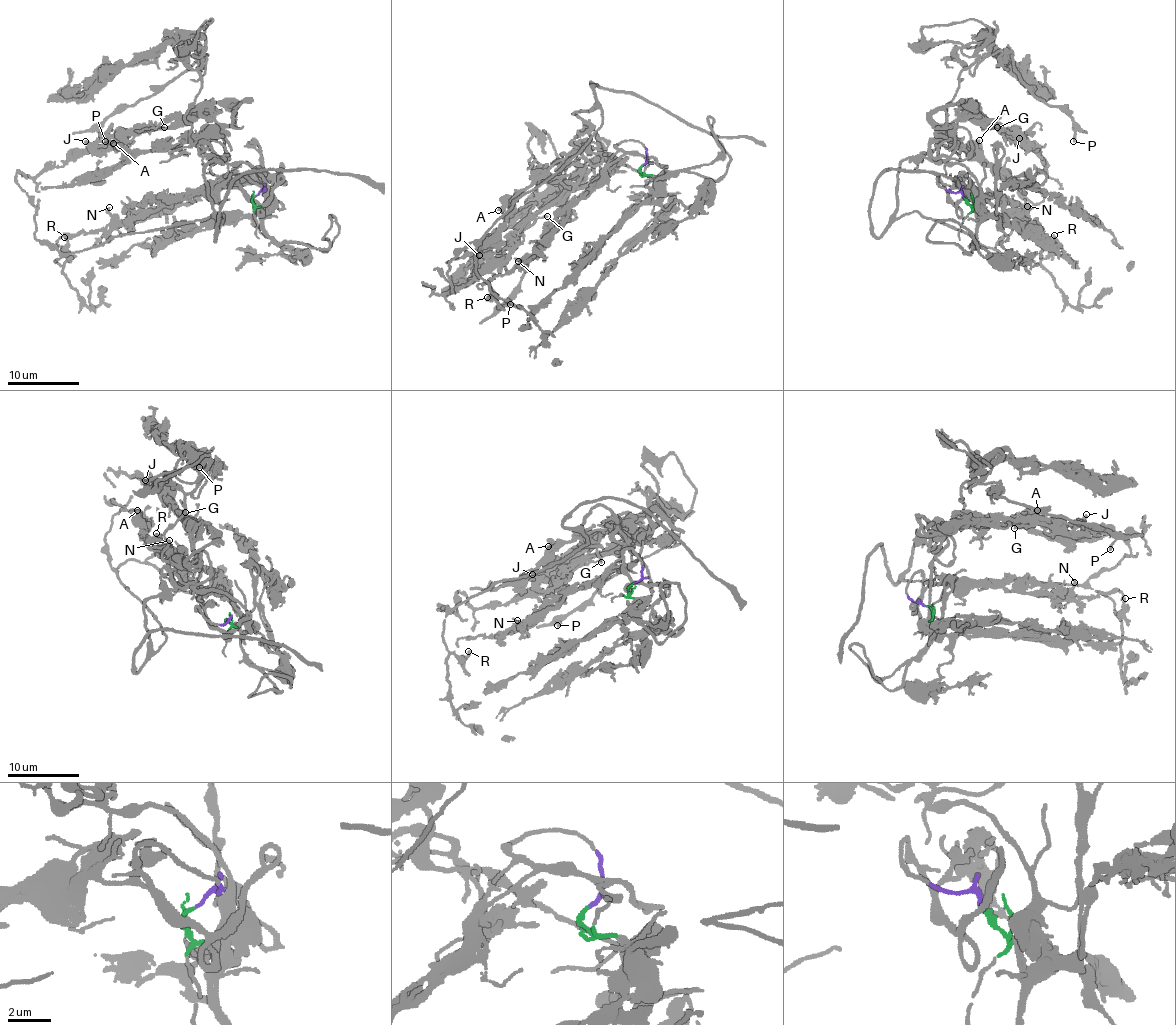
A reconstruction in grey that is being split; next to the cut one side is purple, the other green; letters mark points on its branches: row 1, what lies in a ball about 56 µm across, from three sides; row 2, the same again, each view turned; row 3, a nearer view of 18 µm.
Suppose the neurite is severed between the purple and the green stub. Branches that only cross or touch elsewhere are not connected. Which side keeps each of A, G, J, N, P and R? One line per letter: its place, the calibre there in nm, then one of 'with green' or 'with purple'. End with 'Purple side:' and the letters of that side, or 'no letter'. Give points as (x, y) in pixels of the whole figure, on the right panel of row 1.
A: at (979, 140); 280 nm thick; with green
G: at (997, 127); 160 nm thick; with green
J: at (1019, 138); 190 nm thick; with green
N: at (1027, 206); 240 nm thick; with purple
P: at (1073, 141); 200 nm thick; with green
R: at (1054, 235); 200 nm thick; with green
Purple side: N

